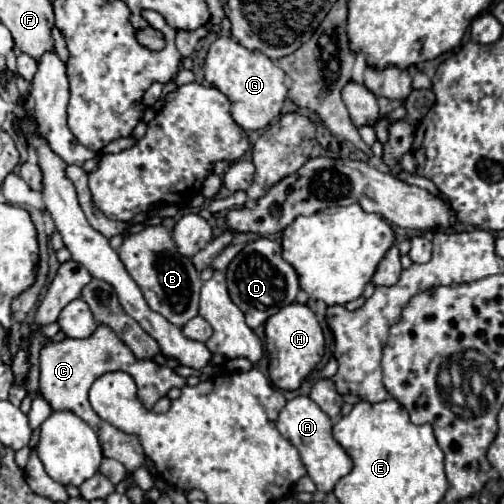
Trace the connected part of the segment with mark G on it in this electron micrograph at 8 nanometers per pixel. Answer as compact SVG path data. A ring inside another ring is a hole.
M223 36L211 44L203 72L205 80L229 98L231 116L245 132L265 128L271 124L271 120L275 120L281 114L283 102L287 98L285 72L279 66L275 66L263 52L247 50L233 38Z

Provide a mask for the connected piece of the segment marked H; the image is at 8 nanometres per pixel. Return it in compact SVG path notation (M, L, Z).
M289 304L273 314L265 322L265 350L269 354L269 378L279 390L297 390L307 374L321 360L325 350L323 330L317 322L315 312L305 304Z

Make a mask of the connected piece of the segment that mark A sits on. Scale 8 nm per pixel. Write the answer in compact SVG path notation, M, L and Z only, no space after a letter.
M295 396L293 400L289 400L277 418L277 430L299 450L299 456L307 474L311 476L317 490L321 492L331 492L335 482L345 474L349 474L353 468L351 458L333 438L331 426L333 426L333 420L309 396Z

